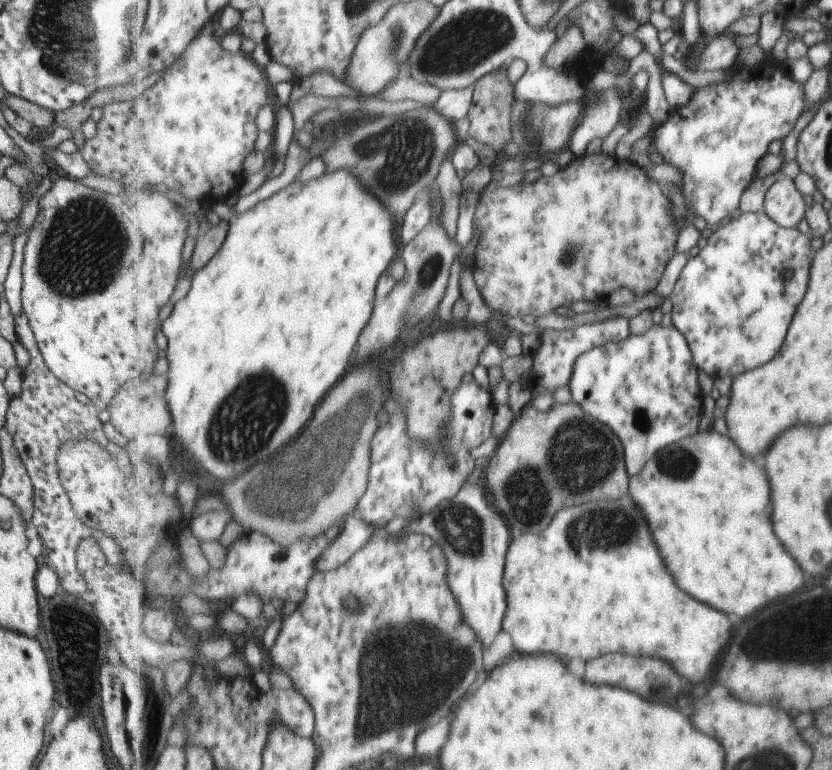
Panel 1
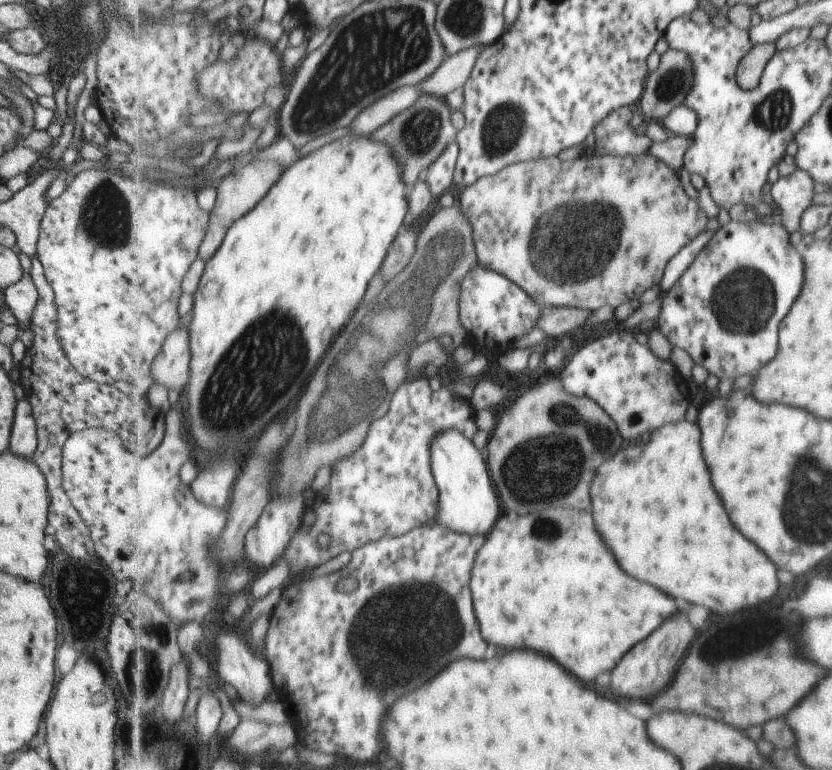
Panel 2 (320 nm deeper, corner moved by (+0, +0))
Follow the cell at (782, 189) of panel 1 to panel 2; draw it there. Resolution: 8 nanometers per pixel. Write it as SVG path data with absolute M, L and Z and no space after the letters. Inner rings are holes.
M796 170L772 184L770 194L778 204L782 224L789 233L799 230L799 216L803 216L813 196L813 180L807 172Z

